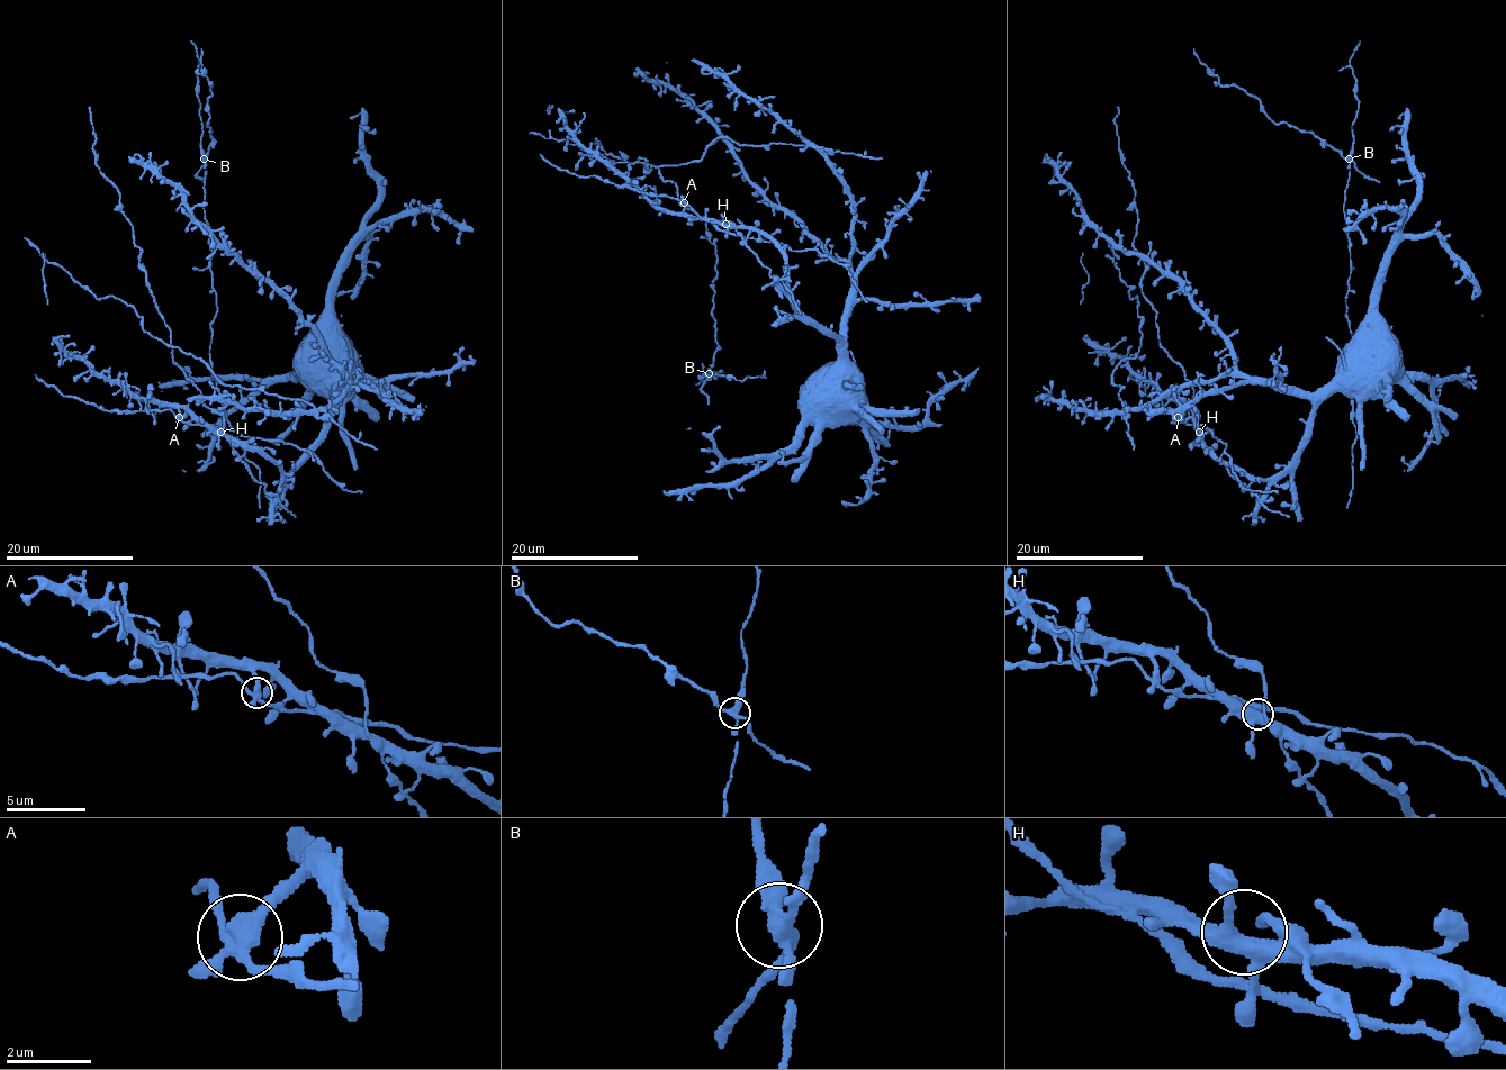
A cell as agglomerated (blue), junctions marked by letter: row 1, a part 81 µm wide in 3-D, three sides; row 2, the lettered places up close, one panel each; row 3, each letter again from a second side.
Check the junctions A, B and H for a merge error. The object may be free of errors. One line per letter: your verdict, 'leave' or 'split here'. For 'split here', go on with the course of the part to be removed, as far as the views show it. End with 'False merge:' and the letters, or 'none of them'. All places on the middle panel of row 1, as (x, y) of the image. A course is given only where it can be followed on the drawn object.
A: leave
B: split here; course (709, 374), (718, 344), (712, 310), (718, 259), (706, 229), (706, 219)
H: leave
False merge: B

